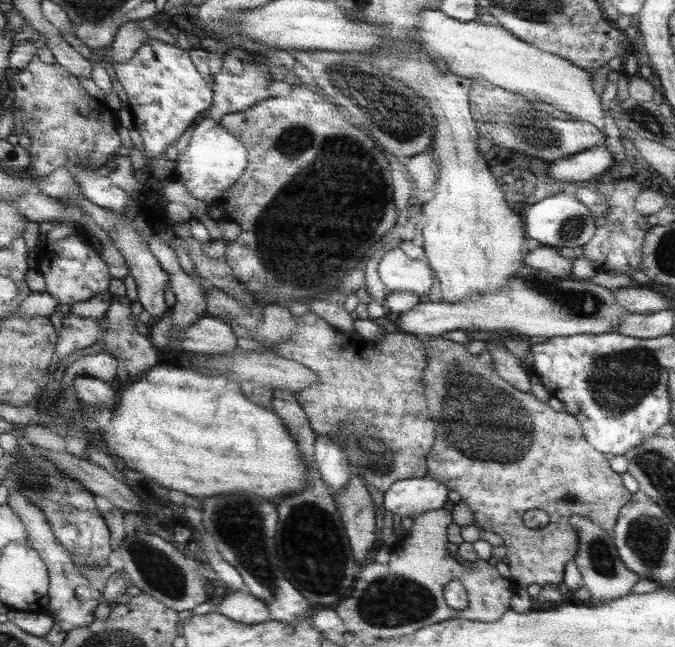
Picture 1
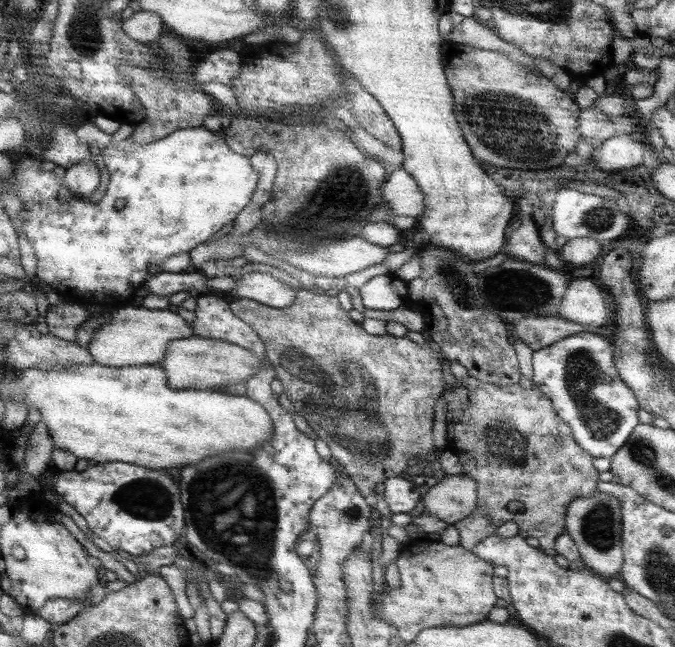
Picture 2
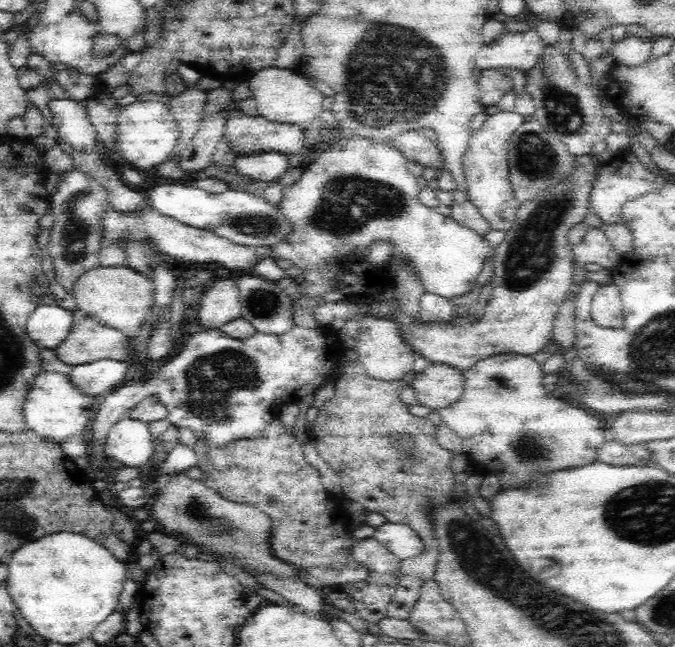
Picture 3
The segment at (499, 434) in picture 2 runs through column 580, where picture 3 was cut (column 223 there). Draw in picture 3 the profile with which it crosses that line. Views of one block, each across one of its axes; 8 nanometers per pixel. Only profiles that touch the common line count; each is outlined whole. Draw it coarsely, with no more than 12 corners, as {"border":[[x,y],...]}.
{"border":[[293,429],[196,455],[310,588],[365,582],[354,520]]}

